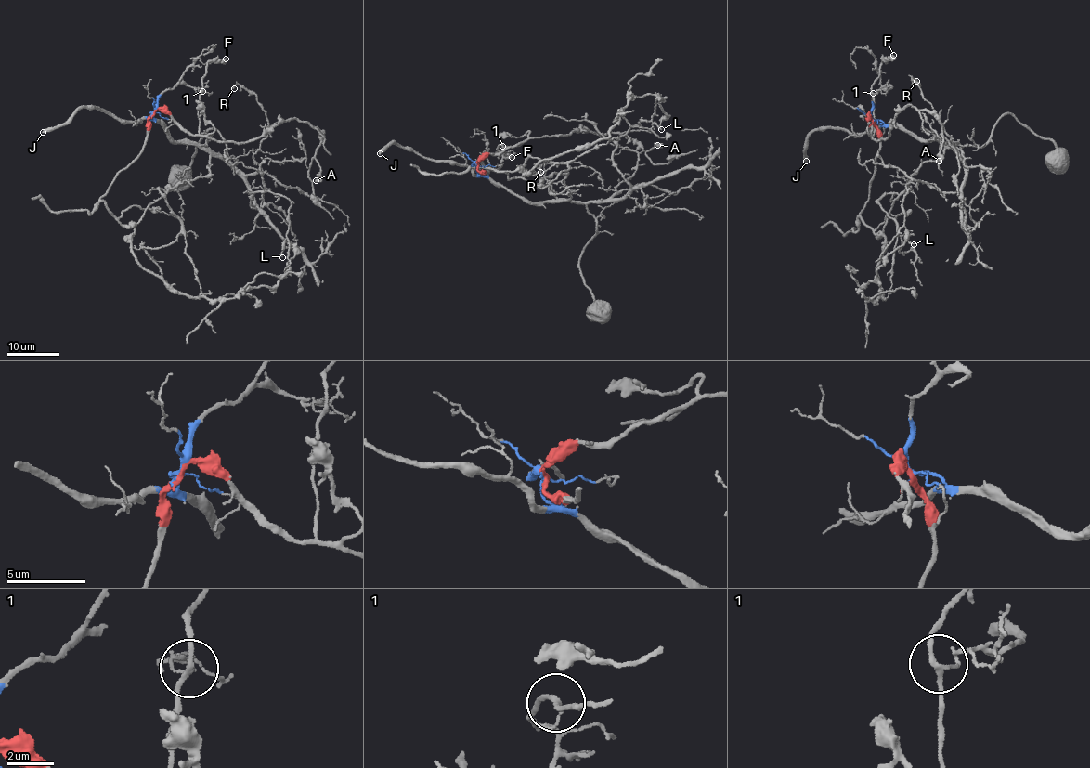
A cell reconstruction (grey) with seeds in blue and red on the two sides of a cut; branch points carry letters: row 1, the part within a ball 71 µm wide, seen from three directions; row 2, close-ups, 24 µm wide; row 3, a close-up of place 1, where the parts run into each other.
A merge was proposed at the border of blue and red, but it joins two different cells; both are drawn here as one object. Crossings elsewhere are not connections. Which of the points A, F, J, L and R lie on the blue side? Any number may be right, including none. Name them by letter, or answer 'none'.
J, L, R

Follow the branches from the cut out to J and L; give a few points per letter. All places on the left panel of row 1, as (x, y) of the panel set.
J: (154, 111), (150, 112), (152, 115), (137, 122), (117, 120), (94, 108), (78, 109), (68, 121), (42, 133)
L: (154, 111), (176, 142), (221, 154), (246, 186), (251, 205), (259, 191), (289, 201), (281, 257)

